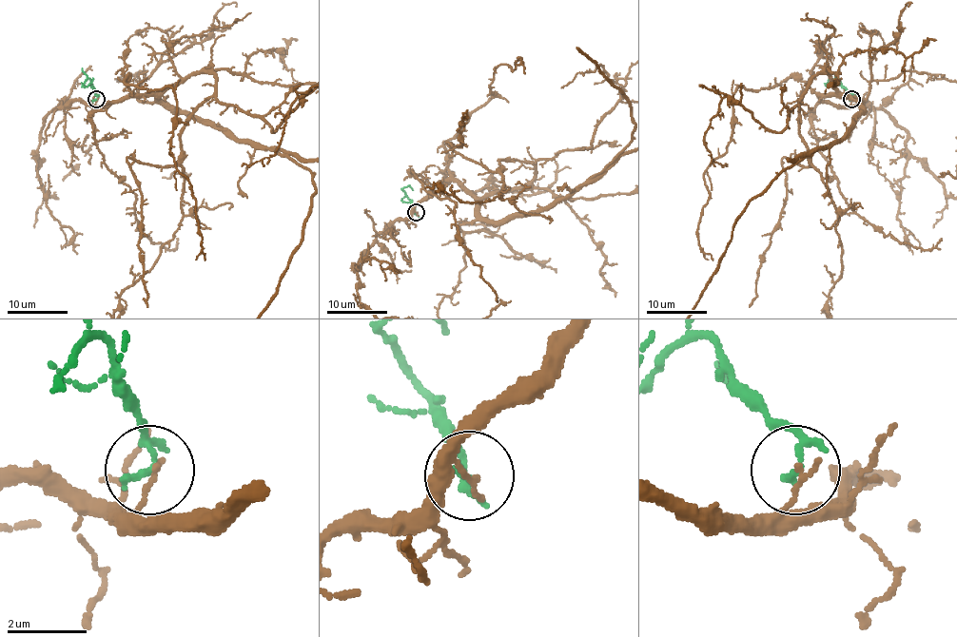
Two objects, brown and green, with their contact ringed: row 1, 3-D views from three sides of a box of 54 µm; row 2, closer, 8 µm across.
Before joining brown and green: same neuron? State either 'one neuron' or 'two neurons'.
two neurons

